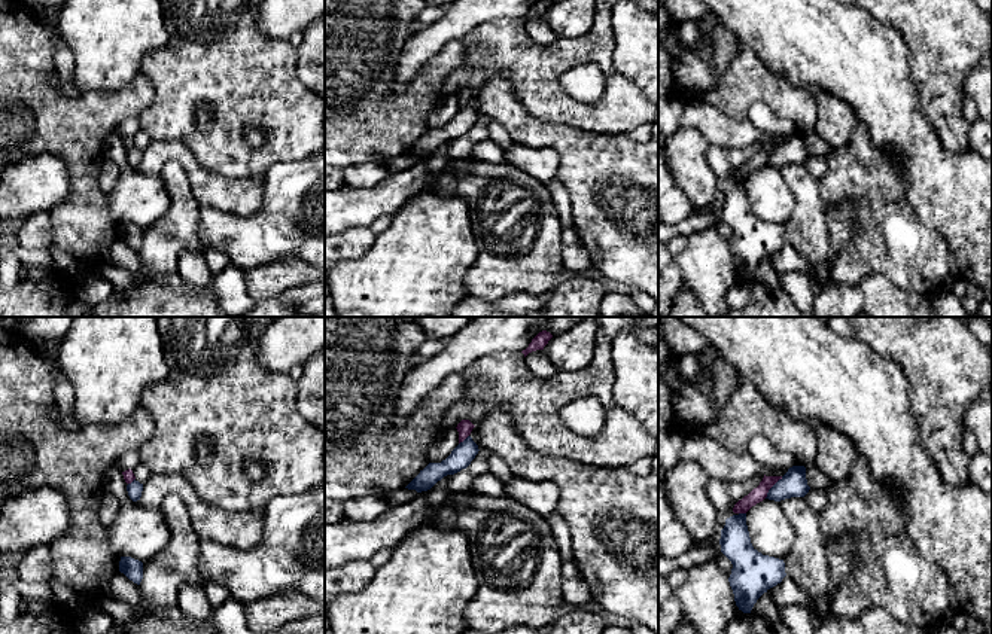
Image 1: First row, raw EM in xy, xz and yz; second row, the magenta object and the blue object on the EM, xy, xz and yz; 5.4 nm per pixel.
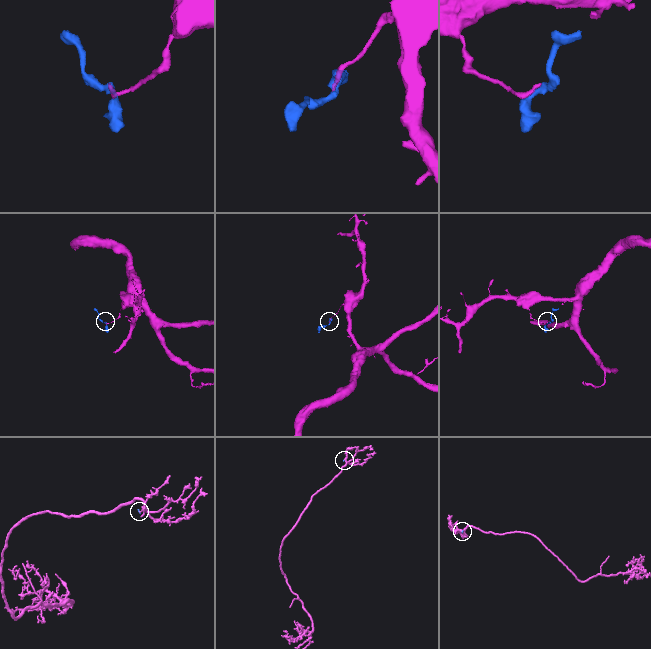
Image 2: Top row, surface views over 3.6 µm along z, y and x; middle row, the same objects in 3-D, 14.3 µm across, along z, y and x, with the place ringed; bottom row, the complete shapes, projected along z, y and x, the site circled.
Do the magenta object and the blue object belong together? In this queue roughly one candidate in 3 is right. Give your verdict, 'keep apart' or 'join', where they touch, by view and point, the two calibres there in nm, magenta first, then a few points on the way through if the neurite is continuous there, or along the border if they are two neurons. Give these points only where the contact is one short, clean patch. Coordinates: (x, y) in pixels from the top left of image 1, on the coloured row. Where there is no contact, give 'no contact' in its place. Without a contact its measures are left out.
keep apart | yz (772, 485) | 80/140 nm | along yz (782, 476), (764, 497)

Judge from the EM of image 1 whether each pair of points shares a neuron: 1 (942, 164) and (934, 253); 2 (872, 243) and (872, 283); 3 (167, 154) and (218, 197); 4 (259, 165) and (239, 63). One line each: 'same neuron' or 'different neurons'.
1: different neurons
2: different neurons
3: same neuron
4: same neuron

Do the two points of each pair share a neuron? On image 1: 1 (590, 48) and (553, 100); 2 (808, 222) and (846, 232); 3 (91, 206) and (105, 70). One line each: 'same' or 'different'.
1: same
2: different
3: different

